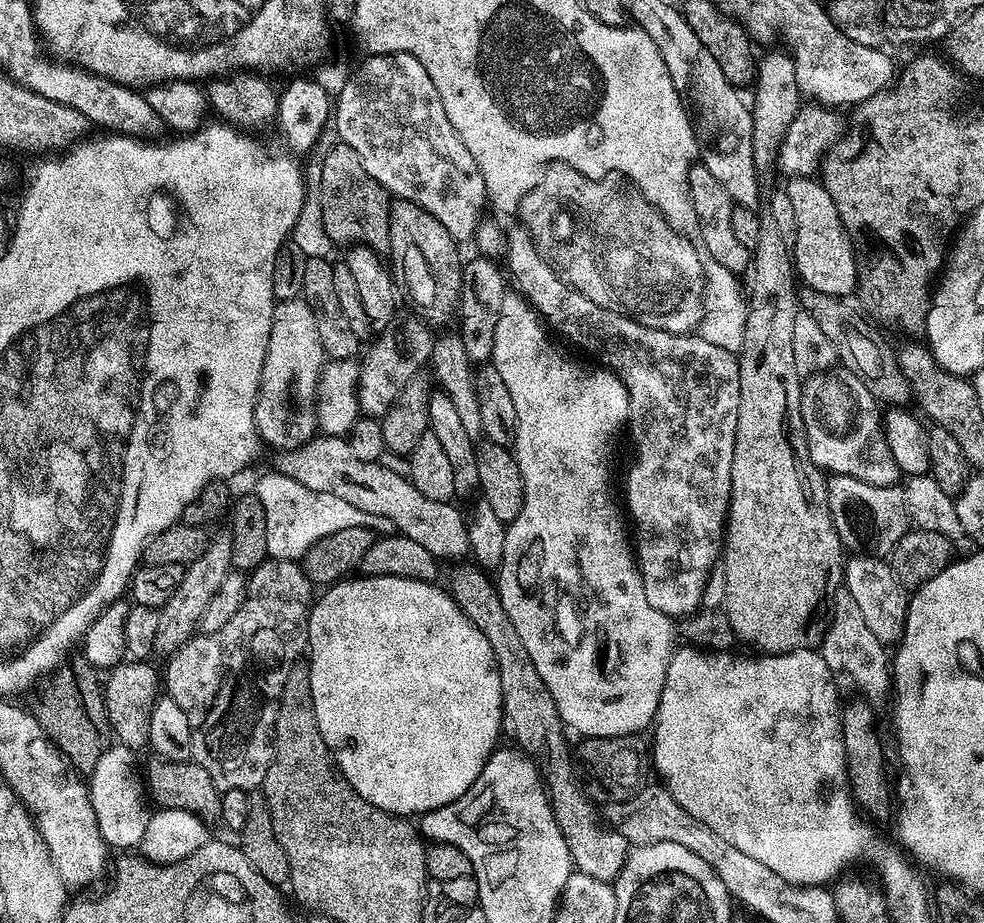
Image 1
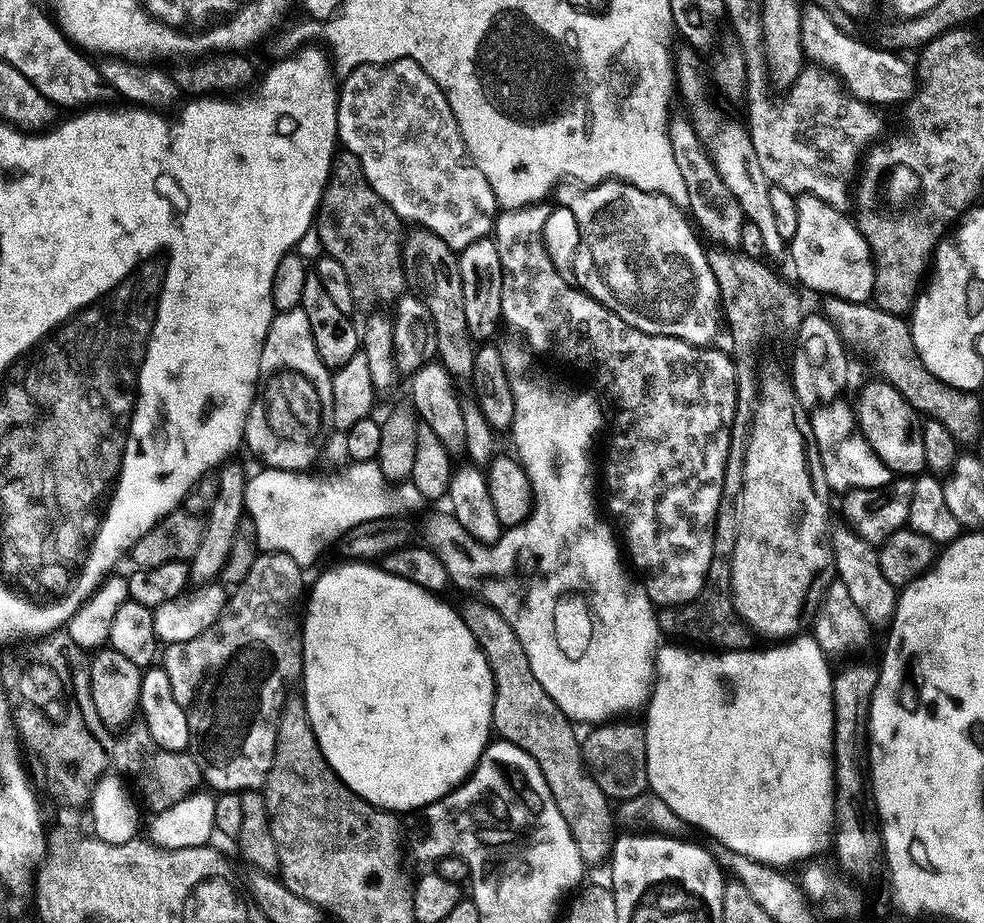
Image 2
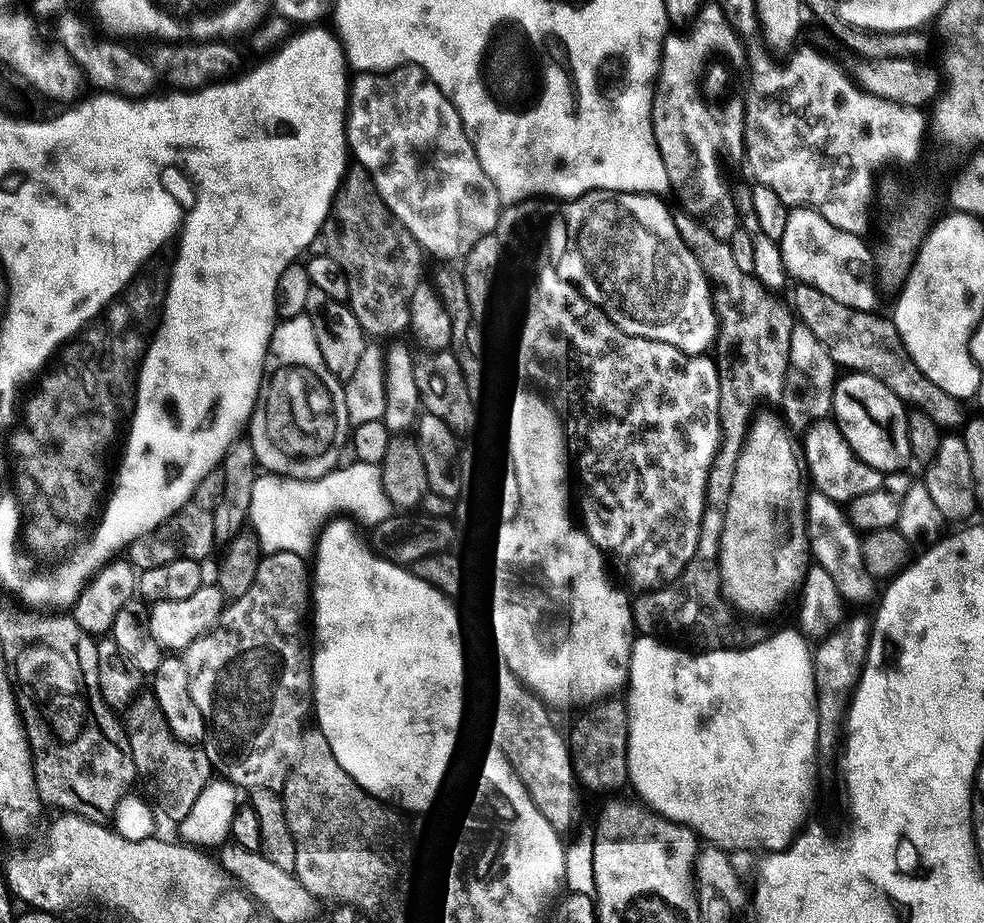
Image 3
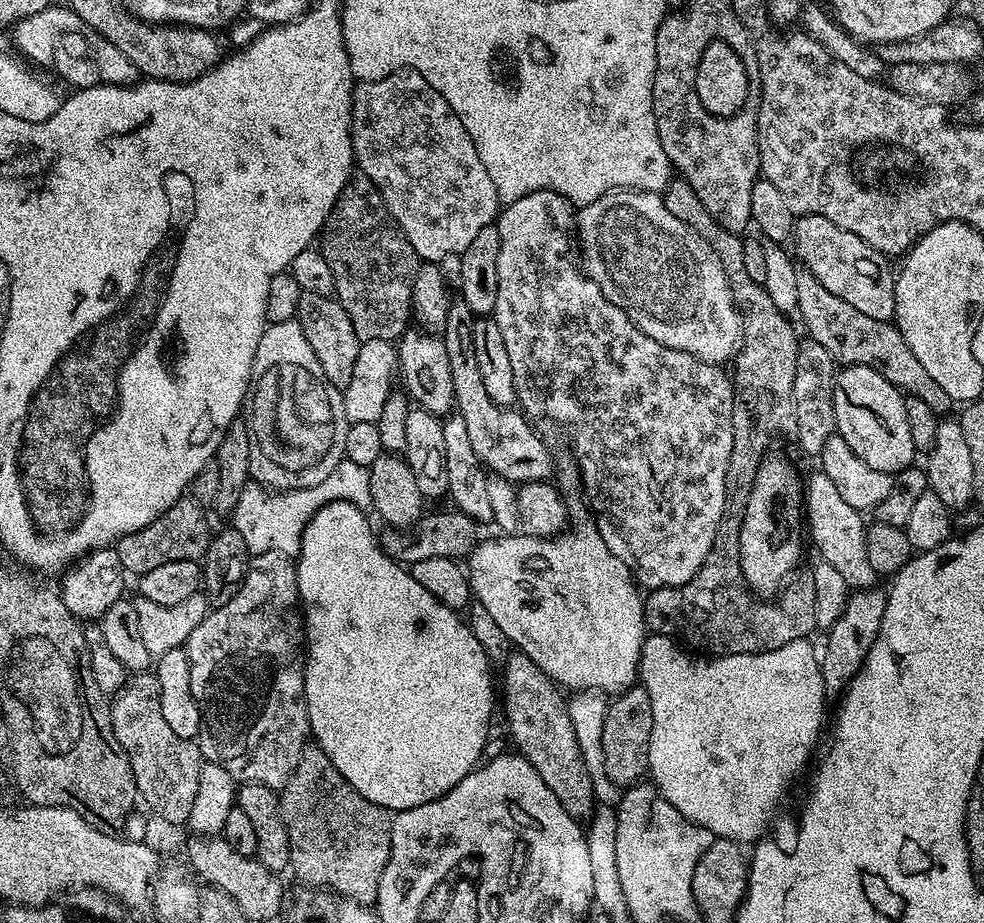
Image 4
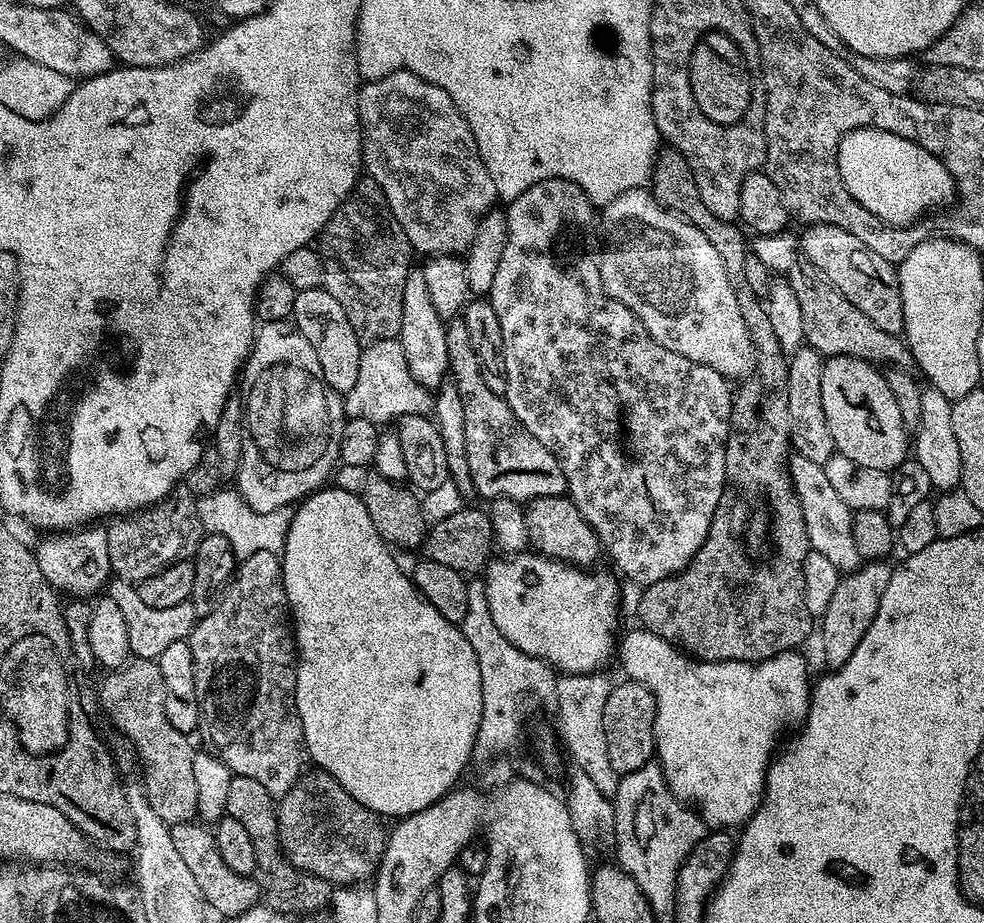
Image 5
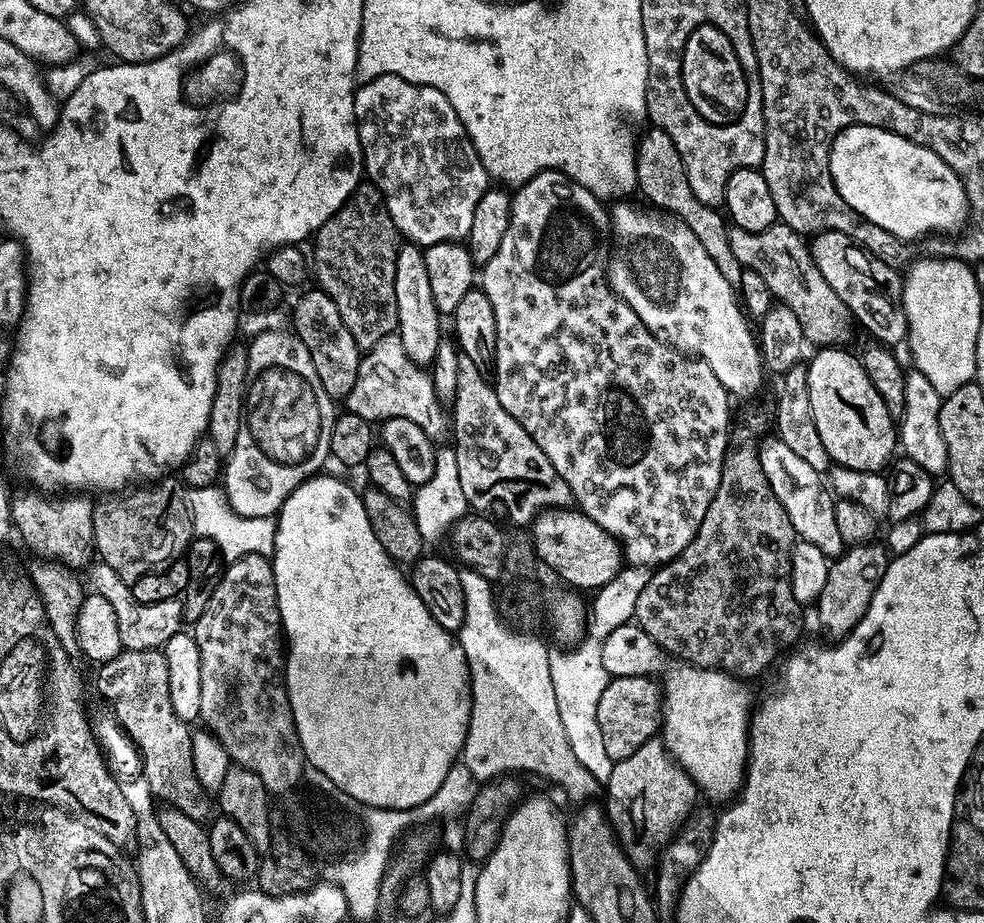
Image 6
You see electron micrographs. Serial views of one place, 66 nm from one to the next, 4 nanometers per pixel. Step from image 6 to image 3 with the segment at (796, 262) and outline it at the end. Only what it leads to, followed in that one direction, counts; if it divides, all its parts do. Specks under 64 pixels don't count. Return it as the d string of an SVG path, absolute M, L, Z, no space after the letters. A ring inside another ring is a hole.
M797 283L795 287L794 312L799 323L807 325L815 336L822 337L836 365L844 370L865 372L878 378L883 384L890 386L890 390L894 390L894 394L898 394L898 398L904 401L905 405L929 416L941 430L956 430L956 427L959 429L965 423L965 405L958 398L946 394L946 390L942 390L942 386L934 386L934 382L930 382L930 378L926 378L926 374L922 374L922 370L918 370L918 366L910 358L908 351L904 349L904 340L900 336L900 331L887 315L880 316L881 314L876 312L863 312L854 310L850 306L842 306L842 302L834 302L834 298L826 298L826 294L822 294L809 284Z

